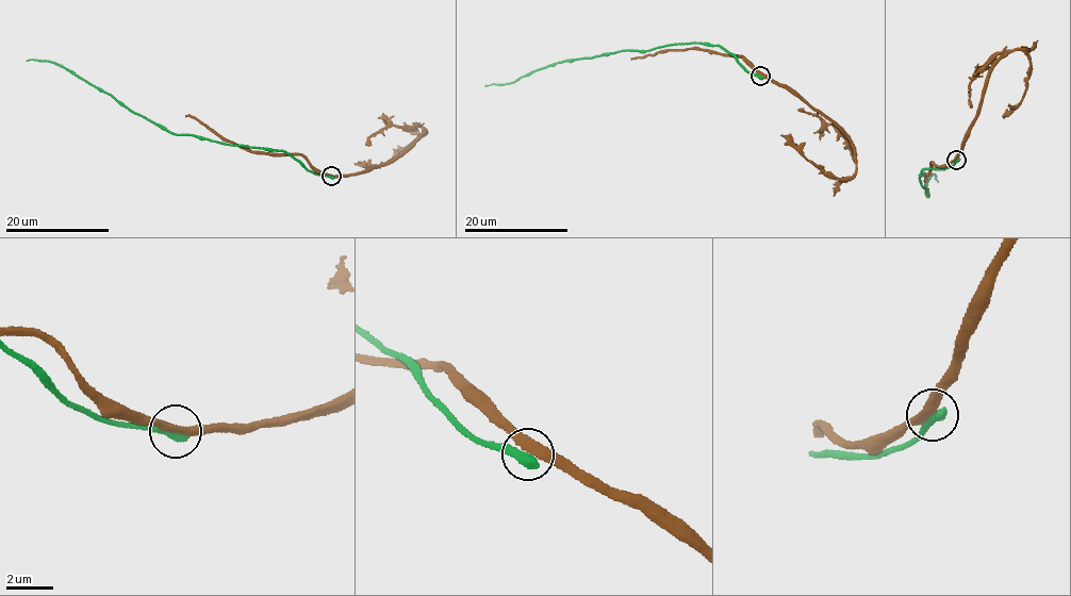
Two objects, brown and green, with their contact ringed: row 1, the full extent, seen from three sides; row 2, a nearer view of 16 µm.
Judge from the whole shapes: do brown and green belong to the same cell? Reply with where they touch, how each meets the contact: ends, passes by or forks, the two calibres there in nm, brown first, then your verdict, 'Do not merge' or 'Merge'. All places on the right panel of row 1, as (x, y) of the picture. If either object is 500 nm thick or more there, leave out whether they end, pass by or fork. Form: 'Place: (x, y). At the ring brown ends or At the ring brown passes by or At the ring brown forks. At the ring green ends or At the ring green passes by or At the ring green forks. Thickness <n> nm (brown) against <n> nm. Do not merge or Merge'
Place: (956, 160). At the ring brown passes by. At the ring green ends. Thickness 360 nm (brown) against 460 nm. Do not merge

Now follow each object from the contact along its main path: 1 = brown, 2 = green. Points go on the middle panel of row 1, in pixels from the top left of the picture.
1: (760, 77), (769, 76), (790, 87), (831, 120), (850, 141), (856, 171), (840, 179), (827, 175), (780, 135)
2: (760, 77), (752, 75), (735, 55), (718, 46), (694, 43), (559, 62), (511, 82), (484, 85)

